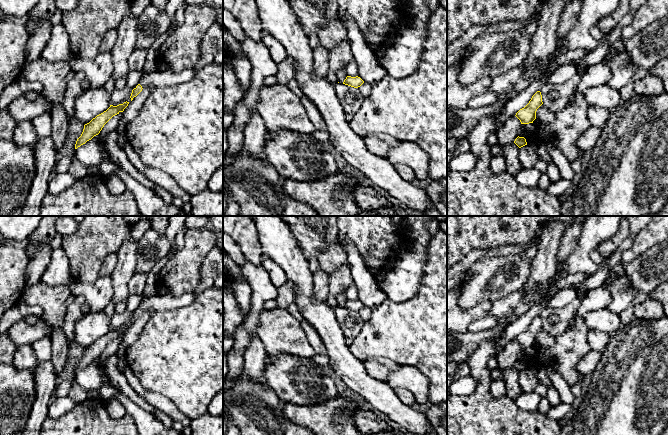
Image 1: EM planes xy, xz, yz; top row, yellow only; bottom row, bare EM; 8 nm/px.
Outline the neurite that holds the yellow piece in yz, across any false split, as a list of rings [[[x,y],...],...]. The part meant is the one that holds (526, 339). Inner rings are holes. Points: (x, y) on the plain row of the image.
[[[537,315],[529,325],[529,327],[516,337],[516,341],[520,344],[521,348],[533,347],[536,343],[536,335],[543,328],[542,319]]]

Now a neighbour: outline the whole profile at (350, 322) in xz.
[[[343,307],[335,309],[336,319],[346,338],[355,339],[360,332],[364,321],[358,314]]]

